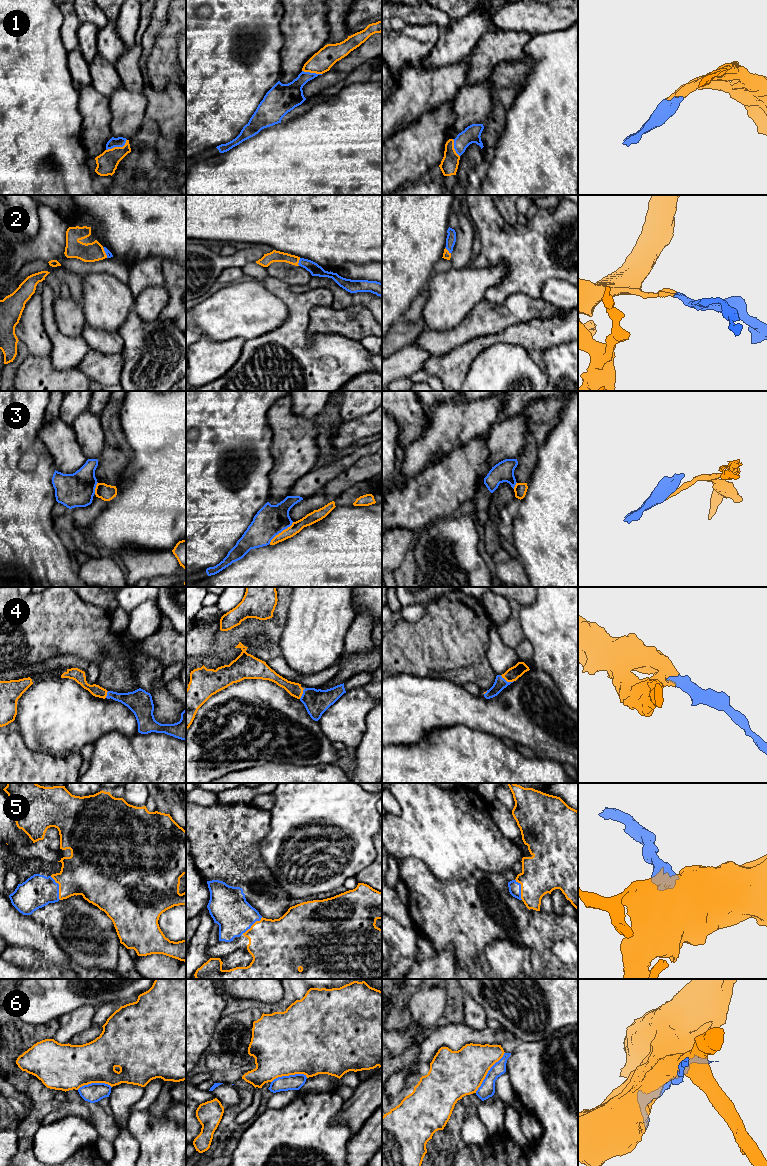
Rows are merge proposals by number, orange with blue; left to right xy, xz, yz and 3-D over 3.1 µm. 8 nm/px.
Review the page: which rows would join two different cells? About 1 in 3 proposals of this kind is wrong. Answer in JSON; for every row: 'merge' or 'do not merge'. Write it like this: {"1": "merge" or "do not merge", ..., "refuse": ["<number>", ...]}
{"1": "merge", "2": "merge", "3": "do not merge", "4": "merge", "5": "merge", "6": "do not merge", "refuse": ["3", "6"]}

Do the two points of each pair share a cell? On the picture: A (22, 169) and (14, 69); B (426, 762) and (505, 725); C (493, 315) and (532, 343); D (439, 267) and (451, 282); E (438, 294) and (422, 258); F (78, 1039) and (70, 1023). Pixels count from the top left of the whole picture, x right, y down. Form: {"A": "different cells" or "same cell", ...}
{"A": "same cell", "B": "different cells", "C": "different cells", "D": "different cells", "E": "different cells", "F": "different cells"}

